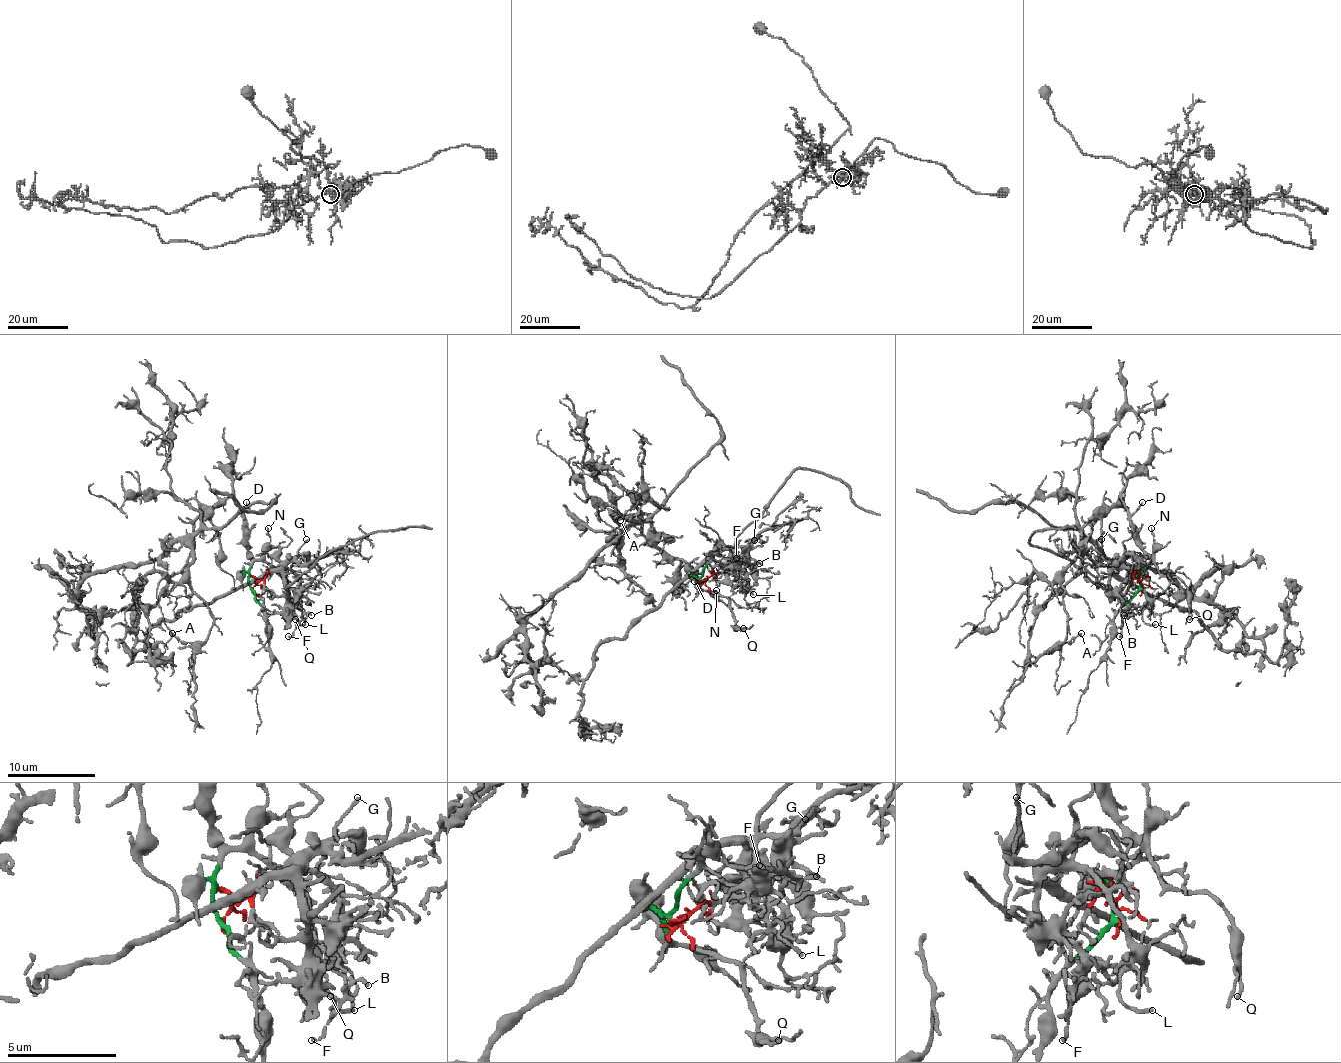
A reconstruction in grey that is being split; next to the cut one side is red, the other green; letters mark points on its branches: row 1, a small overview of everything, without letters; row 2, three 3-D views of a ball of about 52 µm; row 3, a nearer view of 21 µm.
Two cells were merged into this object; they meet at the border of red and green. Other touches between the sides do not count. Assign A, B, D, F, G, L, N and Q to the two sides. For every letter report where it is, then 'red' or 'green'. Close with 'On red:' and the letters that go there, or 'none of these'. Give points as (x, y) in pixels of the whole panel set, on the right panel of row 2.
A: at (1081, 633); green
B: at (1124, 615); red
D: at (1142, 502); green
F: at (1119, 636); red
G: at (1101, 539); red
L: at (1155, 624); red
N: at (1151, 528); green
Q: at (1189, 619); green
On red: B, F, G, L

